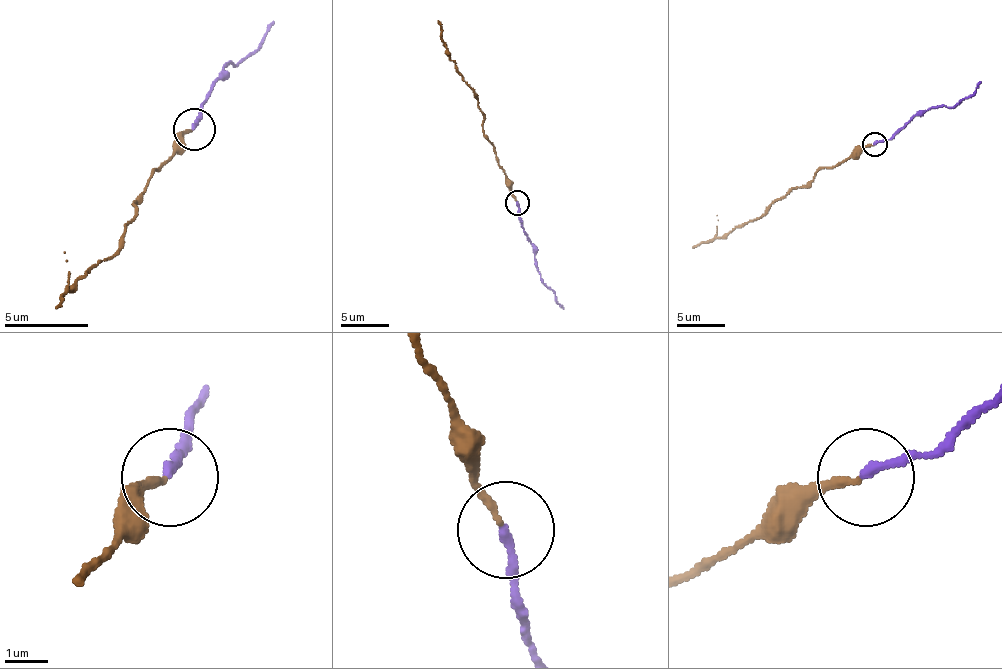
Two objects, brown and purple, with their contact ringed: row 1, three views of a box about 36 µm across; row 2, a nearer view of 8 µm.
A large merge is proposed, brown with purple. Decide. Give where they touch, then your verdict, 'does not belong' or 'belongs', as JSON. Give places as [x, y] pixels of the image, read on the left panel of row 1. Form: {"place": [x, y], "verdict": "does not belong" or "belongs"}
{"place": [194, 129], "verdict": "belongs"}

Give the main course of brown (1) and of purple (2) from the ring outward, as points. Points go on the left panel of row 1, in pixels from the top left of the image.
1: (193, 130), (147, 180), (126, 222), (122, 247), (76, 285), (55, 310)
2: (193, 130), (226, 63), (234, 63), (255, 51), (272, 22)

